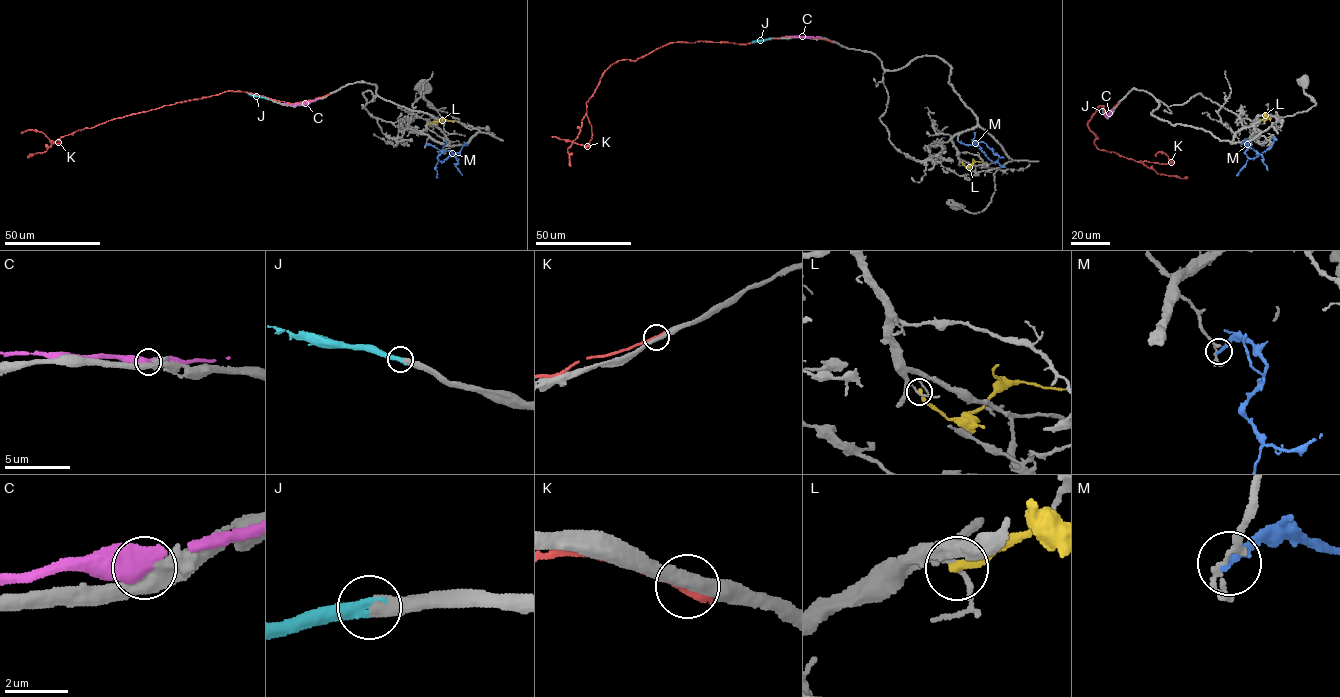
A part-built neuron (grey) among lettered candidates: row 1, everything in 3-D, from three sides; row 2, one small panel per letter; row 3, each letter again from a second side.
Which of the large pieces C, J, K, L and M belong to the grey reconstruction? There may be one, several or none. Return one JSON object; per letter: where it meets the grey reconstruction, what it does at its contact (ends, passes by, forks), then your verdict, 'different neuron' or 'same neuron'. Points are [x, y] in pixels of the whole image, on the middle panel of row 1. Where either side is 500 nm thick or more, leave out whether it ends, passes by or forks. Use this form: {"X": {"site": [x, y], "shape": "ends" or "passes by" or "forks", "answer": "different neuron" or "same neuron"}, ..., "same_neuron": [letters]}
{"C": {"site": [809, 37], "answer": "different neuron"}, "J": {"site": [770, 38], "shape": "ends", "answer": "same neuron"}, "K": {"site": [831, 41], "shape": "ends", "answer": "different neuron"}, "L": {"site": [961, 162], "shape": "ends", "answer": "different neuron"}, "M": {"site": [958, 140], "shape": "ends", "answer": "different neuron"}, "same_neuron": ["J"]}

